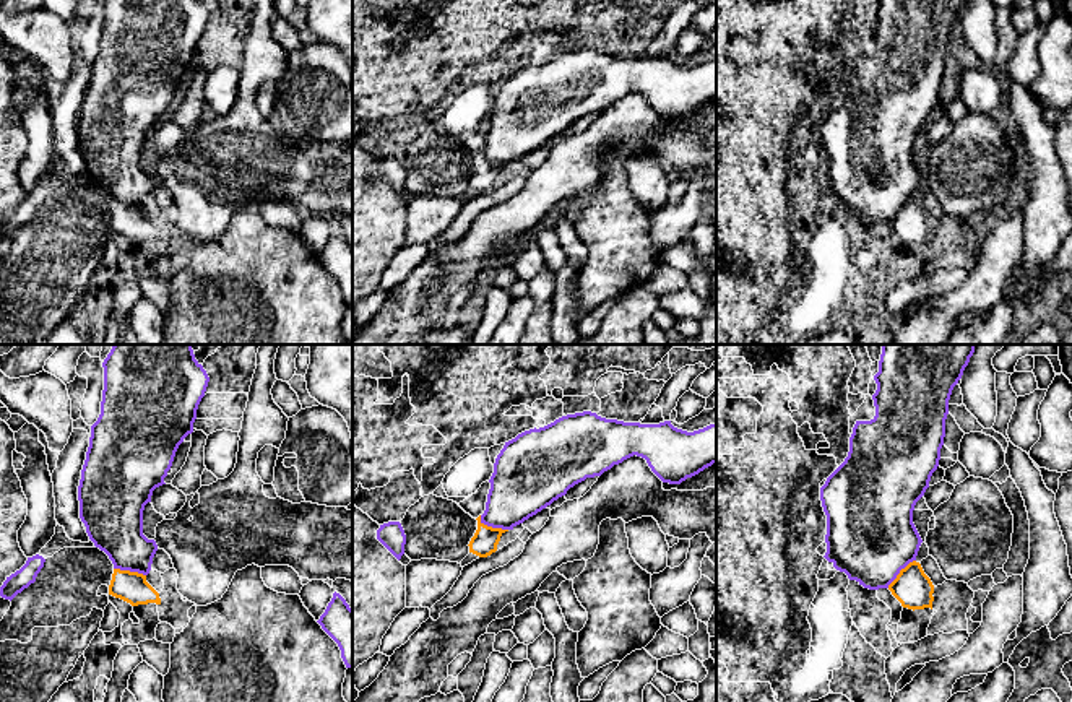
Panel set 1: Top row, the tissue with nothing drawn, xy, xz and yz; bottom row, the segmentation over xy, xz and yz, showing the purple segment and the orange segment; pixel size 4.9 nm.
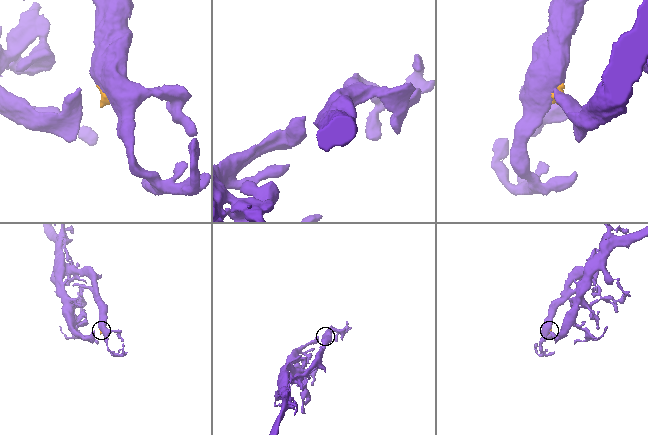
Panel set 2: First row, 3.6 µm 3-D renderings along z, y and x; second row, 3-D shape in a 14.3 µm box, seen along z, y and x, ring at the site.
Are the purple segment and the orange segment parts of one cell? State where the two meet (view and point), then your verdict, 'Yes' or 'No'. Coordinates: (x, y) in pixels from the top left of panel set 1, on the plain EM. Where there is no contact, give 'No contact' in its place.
Touches purple at xz (492, 163). Yes

